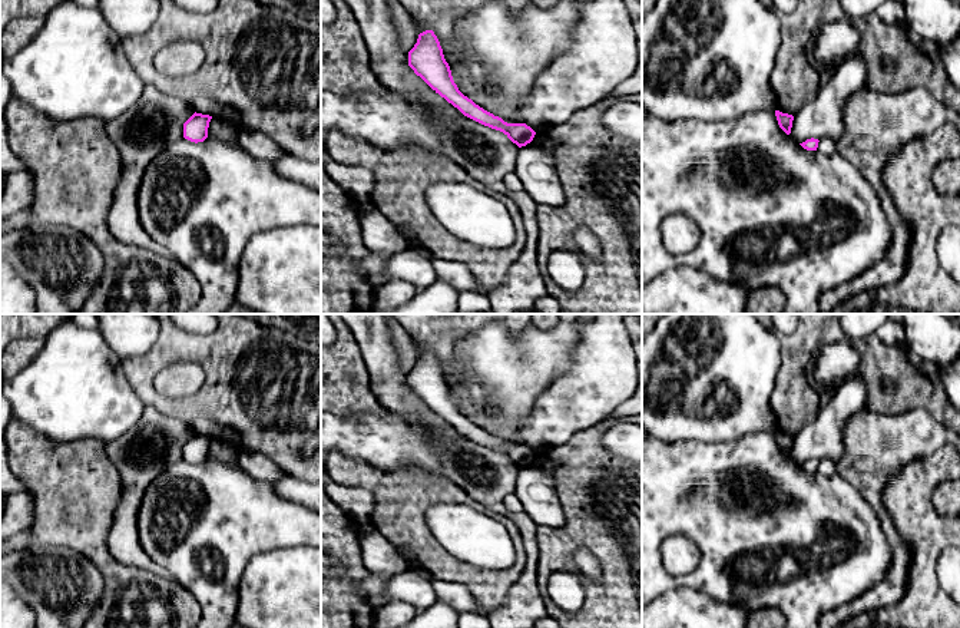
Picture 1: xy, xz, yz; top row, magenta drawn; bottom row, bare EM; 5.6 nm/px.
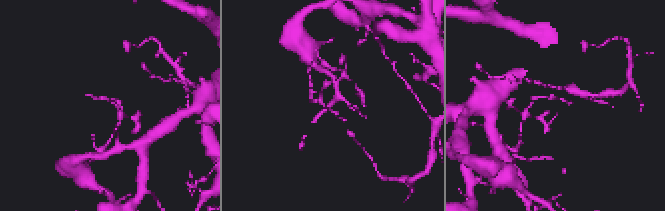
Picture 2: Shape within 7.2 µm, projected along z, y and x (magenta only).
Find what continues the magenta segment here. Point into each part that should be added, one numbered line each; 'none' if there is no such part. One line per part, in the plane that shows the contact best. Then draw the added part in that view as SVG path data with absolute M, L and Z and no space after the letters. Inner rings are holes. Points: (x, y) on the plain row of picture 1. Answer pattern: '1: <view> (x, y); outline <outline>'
none

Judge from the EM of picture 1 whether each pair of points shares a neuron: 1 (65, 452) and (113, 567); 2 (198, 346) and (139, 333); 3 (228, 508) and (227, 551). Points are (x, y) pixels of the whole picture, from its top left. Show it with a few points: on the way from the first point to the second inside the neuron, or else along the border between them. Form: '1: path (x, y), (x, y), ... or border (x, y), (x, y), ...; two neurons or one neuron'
1: path (68, 481), (73, 486), (73, 508), (90, 538); one neuron
2: border (161, 329), (156, 341), (146, 353), (129, 357); two neurons
3: path (228, 518), (227, 541); one neuron

